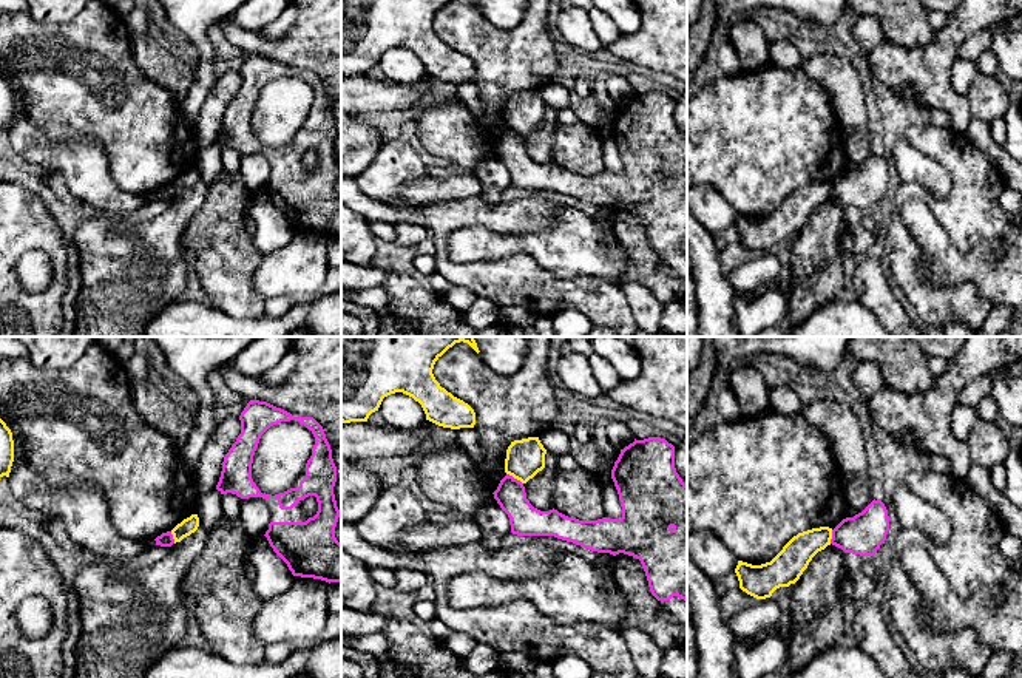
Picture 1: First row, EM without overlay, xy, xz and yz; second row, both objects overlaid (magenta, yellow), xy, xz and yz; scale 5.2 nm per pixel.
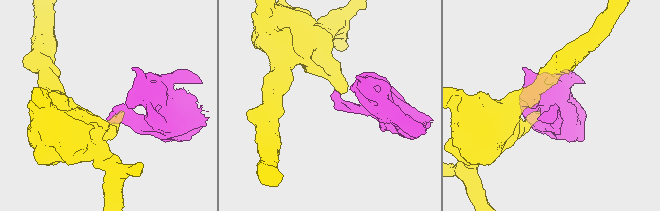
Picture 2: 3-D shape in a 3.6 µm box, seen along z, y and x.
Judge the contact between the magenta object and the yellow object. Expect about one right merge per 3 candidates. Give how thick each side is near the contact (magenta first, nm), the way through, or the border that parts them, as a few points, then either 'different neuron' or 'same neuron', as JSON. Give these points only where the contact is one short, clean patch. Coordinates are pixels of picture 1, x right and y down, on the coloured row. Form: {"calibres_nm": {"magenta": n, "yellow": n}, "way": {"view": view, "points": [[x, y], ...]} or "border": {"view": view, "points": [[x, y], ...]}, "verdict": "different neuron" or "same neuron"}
{"calibres_nm": {"magenta": 160, "yellow": 200}, "border": {"view": "xz", "points": [[507, 473], [522, 484]]}, "verdict": "different neuron"}

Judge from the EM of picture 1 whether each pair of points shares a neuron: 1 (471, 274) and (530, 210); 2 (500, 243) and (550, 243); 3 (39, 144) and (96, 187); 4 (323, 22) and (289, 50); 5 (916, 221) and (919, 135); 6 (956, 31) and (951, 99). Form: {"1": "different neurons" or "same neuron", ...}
{"1": "same neuron", "2": "same neuron", "3": "same neuron", "4": "same neuron", "5": "different neurons", "6": "same neuron"}

